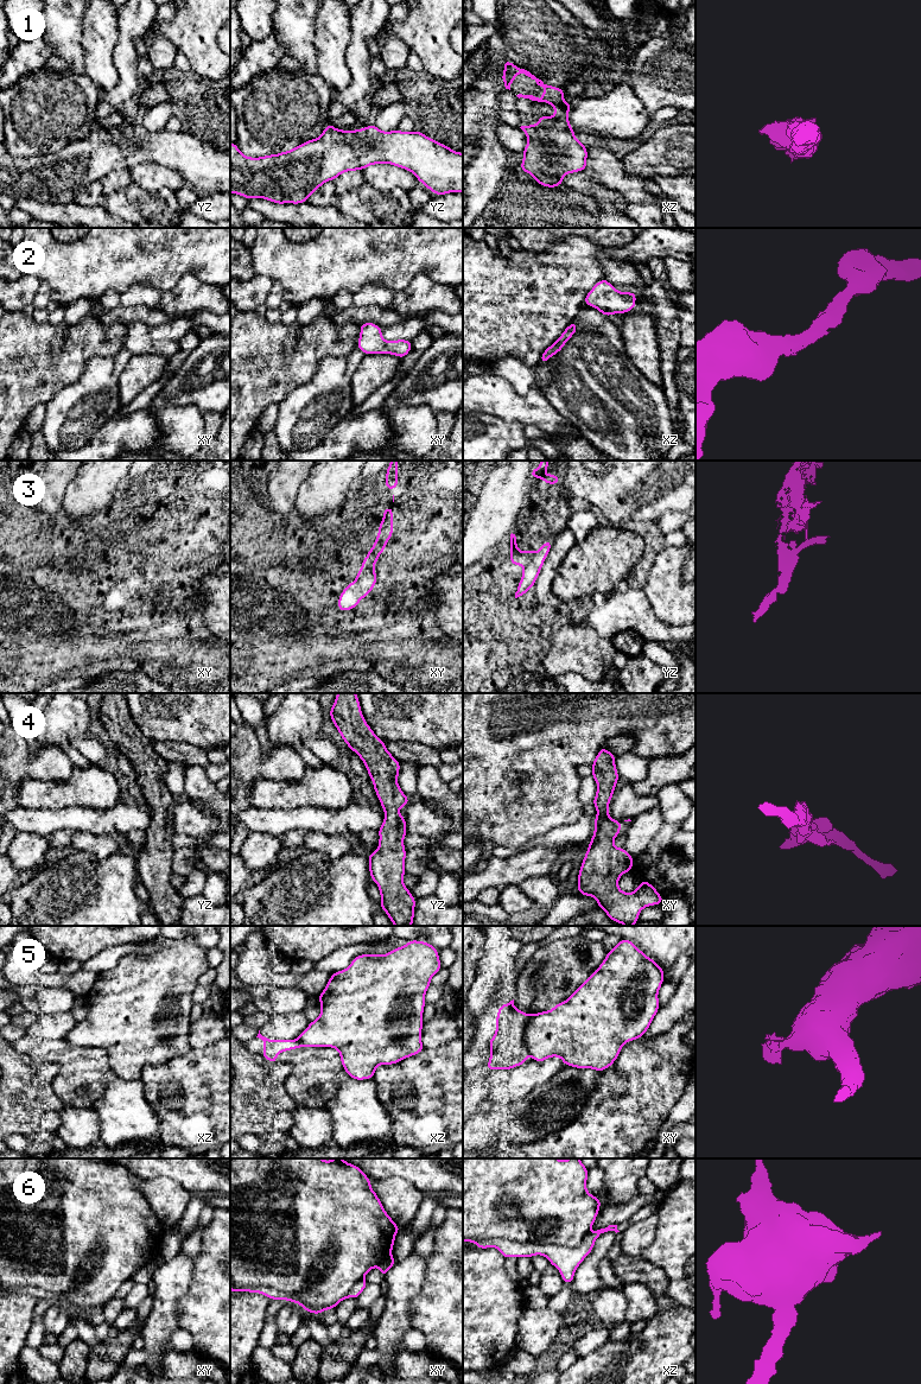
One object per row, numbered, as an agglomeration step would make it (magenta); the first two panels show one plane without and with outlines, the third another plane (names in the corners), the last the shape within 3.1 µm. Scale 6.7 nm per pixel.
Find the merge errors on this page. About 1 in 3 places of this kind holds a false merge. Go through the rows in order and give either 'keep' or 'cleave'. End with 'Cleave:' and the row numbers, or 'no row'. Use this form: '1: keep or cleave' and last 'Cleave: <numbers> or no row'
1: keep
2: keep
3: cleave
4: keep
5: cleave
6: cleave
Cleave: 3, 5, 6

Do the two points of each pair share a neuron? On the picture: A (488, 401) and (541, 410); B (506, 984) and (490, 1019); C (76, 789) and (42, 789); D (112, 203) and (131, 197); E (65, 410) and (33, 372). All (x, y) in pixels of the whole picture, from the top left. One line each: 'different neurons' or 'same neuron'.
A: same neuron
B: same neuron
C: same neuron
D: same neuron
E: different neurons

